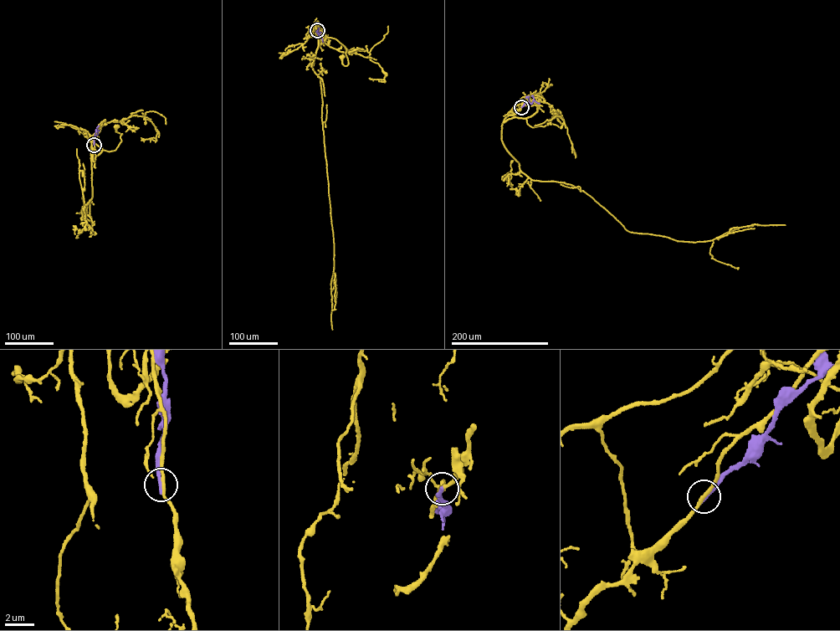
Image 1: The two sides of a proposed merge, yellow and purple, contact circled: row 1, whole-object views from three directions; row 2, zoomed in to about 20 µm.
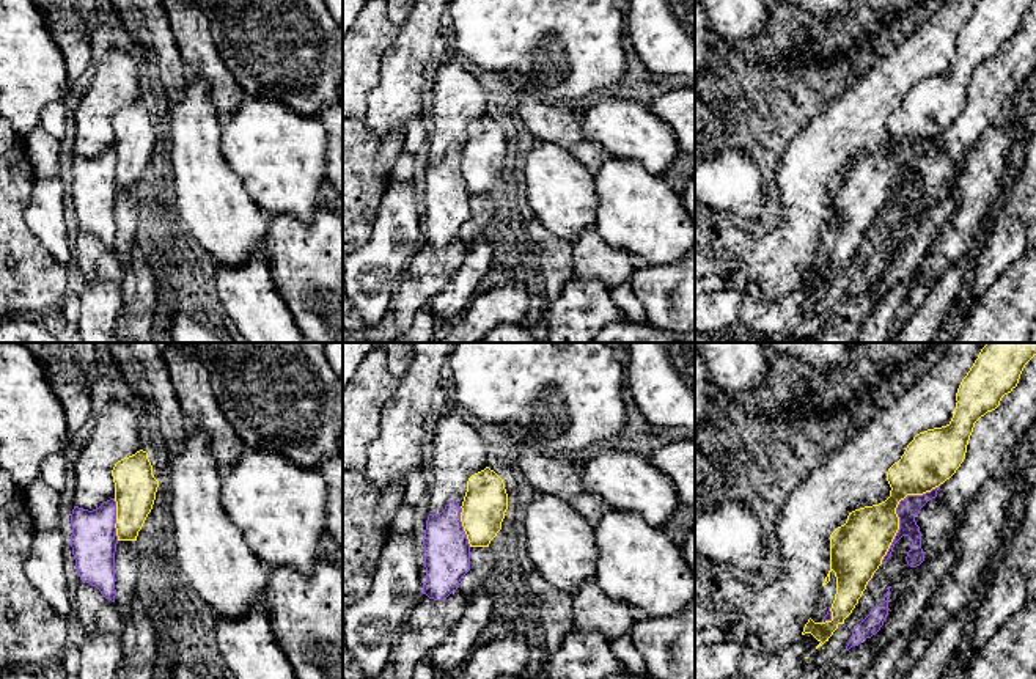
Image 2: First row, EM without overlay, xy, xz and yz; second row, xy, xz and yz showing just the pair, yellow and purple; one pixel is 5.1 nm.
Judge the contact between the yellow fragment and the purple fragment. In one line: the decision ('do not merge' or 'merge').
do not merge

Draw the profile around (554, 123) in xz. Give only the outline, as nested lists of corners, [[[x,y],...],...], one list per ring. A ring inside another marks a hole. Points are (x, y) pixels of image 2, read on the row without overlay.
[[[522,91],[514,97],[512,112],[536,140],[558,145],[591,173],[596,173],[608,157],[602,145],[583,137],[580,113],[569,104],[549,104],[538,94]]]

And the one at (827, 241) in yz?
[[[832,218],[830,229],[822,234],[821,242],[819,242],[819,248],[817,248],[817,256],[811,264],[811,267],[814,270],[832,269],[830,256],[835,248],[835,242],[836,242],[836,225],[835,225],[835,220]]]

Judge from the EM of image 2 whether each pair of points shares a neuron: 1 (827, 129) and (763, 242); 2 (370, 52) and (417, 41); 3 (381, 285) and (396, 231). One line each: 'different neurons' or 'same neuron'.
1: same neuron
2: different neurons
3: same neuron

